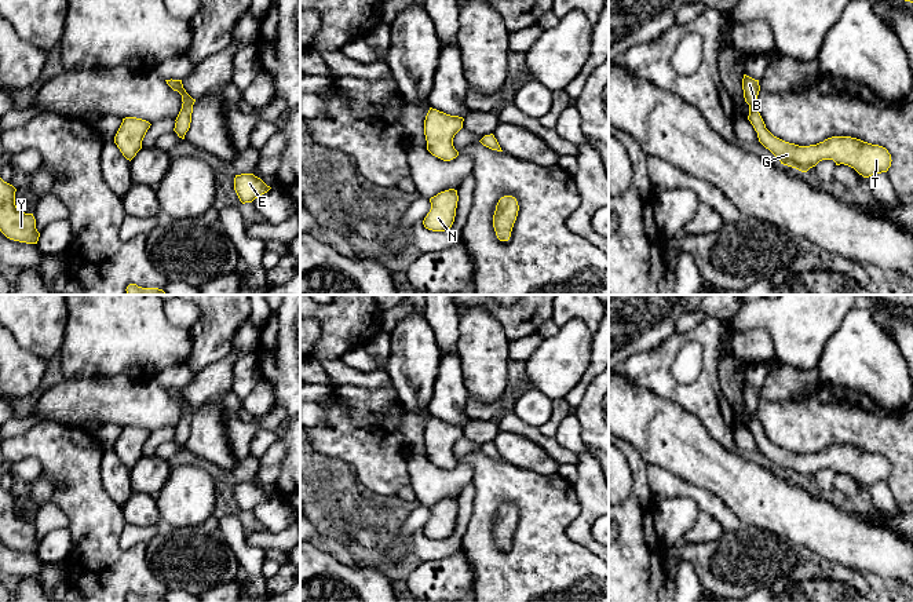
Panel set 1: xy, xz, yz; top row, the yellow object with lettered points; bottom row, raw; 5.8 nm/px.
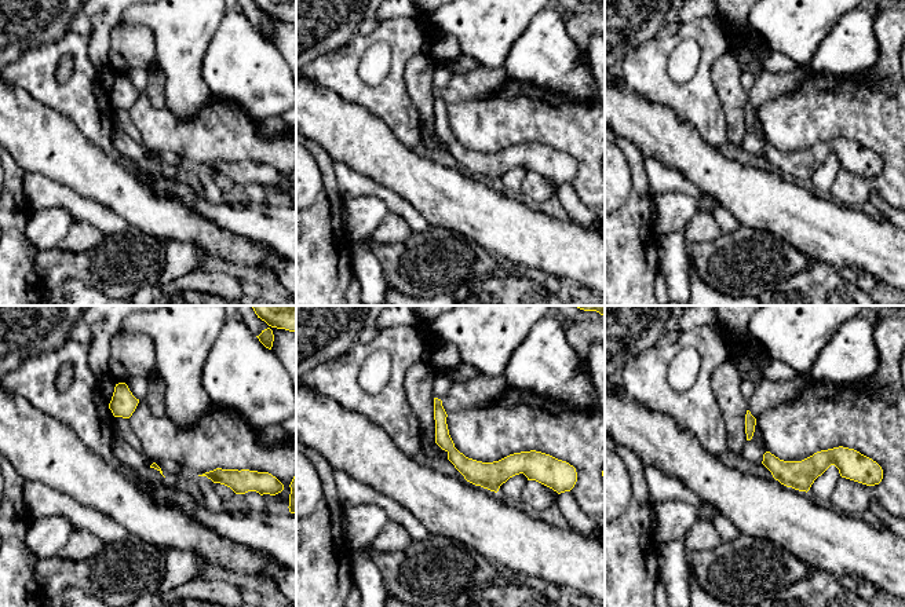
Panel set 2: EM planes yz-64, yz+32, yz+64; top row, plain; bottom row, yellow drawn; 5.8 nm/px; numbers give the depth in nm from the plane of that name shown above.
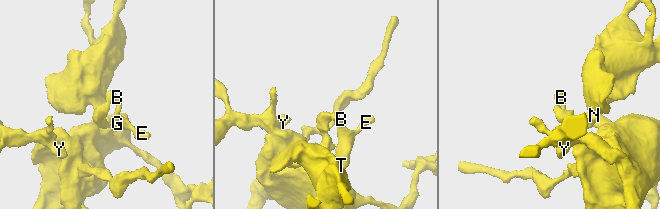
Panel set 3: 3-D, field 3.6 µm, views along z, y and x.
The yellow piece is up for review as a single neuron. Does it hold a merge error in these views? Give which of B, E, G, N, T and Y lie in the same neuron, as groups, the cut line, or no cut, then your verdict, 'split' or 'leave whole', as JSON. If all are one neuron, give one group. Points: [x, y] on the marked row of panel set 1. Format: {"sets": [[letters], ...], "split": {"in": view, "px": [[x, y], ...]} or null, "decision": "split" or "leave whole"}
{"sets": [["B", "E", "G", "N", "T", "Y"]], "split": null, "decision": "leave whole"}

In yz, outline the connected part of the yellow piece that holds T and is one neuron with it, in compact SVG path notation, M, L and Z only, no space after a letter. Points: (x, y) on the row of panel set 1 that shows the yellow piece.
M746 74L742 79L745 102L749 105L748 120L757 132L759 142L768 149L784 165L807 172L822 160L833 160L836 165L854 168L863 178L887 172L891 154L879 145L872 145L851 136L832 136L810 146L799 146L774 136L767 128L757 109L759 80Z

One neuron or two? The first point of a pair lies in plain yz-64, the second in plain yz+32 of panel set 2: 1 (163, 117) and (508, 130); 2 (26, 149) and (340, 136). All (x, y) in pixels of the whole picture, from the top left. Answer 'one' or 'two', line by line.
1: one
2: one

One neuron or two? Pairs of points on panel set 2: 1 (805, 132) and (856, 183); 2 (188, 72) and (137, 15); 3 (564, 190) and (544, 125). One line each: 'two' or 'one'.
1: one
2: one
3: two

